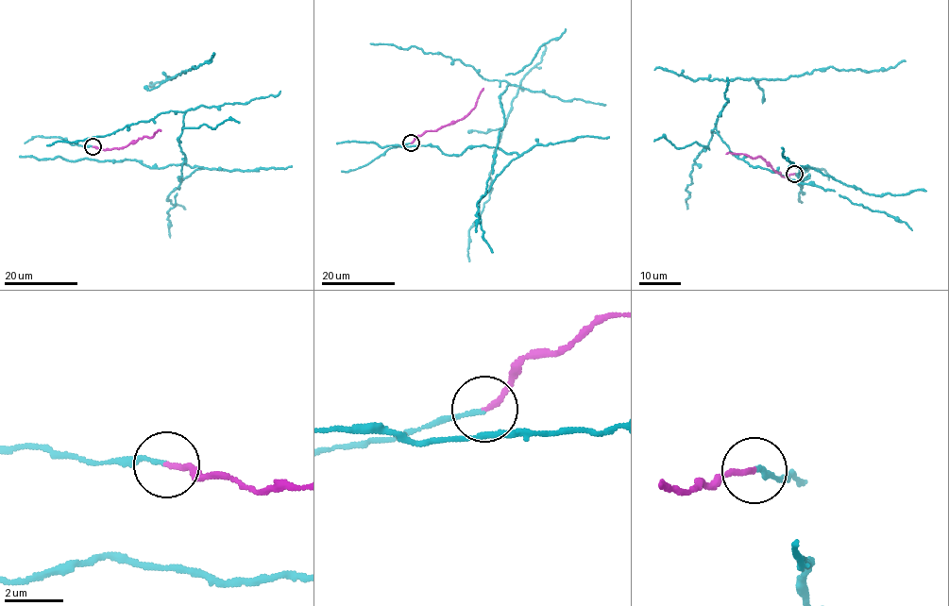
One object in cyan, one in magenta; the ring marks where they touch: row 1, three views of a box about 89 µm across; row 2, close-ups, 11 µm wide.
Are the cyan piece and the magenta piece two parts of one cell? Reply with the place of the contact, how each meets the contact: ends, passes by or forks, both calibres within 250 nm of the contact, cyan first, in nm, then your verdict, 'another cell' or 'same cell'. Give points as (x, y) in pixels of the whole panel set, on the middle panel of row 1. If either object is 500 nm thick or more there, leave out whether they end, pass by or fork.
place (411, 143); cyan ends; magenta ends; calibres 140 and 170 nm; same cell

